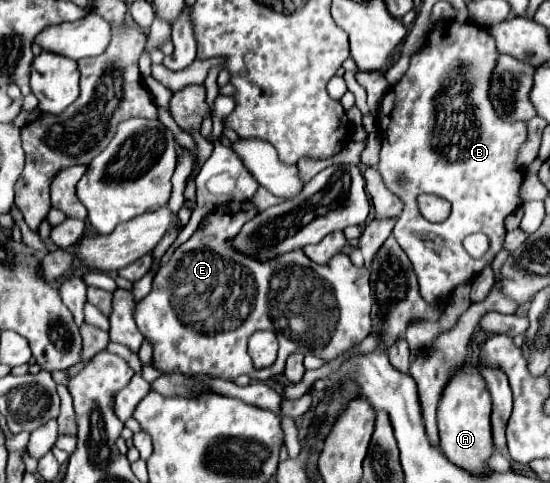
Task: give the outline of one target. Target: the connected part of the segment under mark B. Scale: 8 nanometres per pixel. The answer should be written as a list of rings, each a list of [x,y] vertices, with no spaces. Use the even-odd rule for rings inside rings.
[[[455,19],[439,21],[429,31],[427,43],[421,47],[421,51],[413,55],[407,73],[381,99],[379,131],[383,147],[377,171],[387,189],[393,191],[403,201],[403,213],[395,223],[393,237],[413,263],[413,269],[423,291],[423,299],[427,299],[427,303],[447,299],[457,285],[477,277],[479,271],[493,261],[493,257],[503,247],[505,217],[511,215],[523,203],[519,193],[523,173],[515,165],[515,159],[519,147],[527,141],[527,123],[525,121],[507,123],[493,109],[493,103],[489,99],[489,83],[491,73],[497,65],[497,57],[499,51],[487,27],[481,27],[473,21],[465,23],[459,23]],[[423,193],[441,195],[443,199],[451,201],[453,211],[449,219],[445,219],[443,223],[429,223],[421,215],[417,205],[417,197]],[[471,233],[485,233],[491,241],[489,251],[481,259],[473,259],[463,247],[463,239]]]

